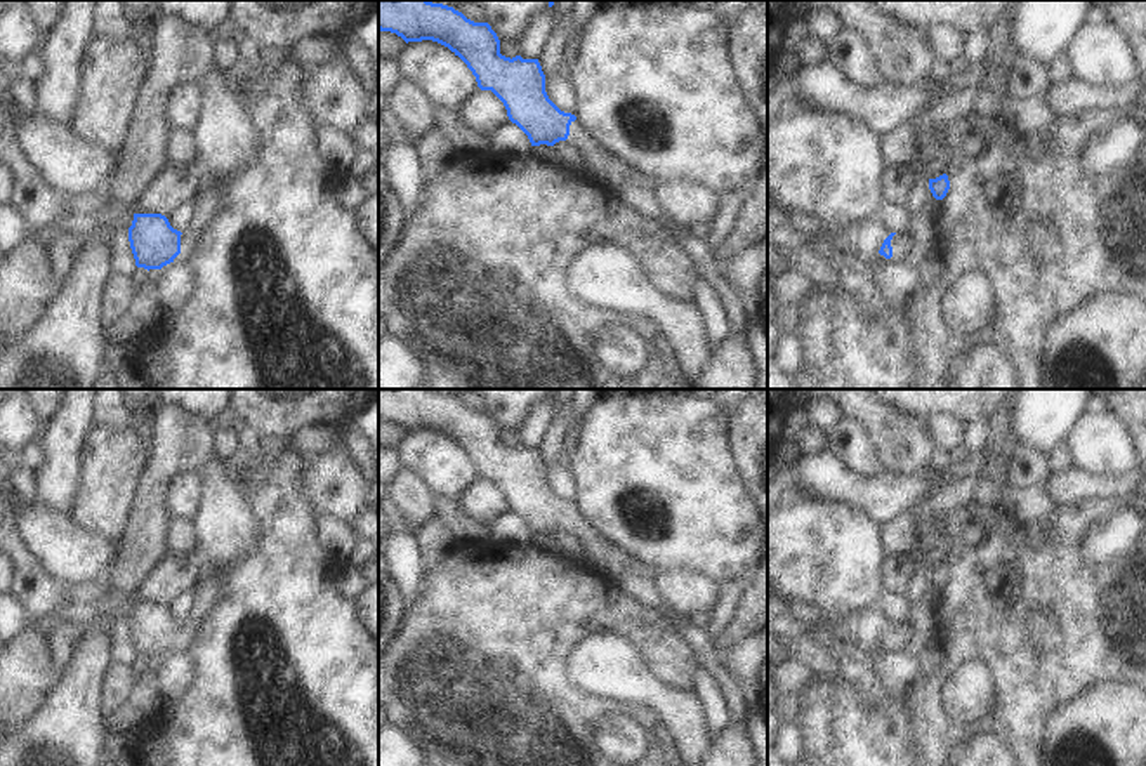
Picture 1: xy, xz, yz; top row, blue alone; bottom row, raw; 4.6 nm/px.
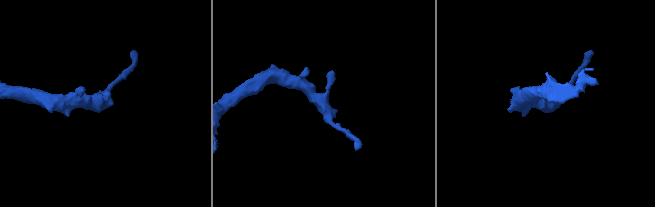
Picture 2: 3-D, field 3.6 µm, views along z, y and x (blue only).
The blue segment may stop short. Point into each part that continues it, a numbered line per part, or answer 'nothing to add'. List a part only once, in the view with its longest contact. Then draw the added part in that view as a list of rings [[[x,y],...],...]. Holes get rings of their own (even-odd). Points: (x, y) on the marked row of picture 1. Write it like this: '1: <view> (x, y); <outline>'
1: xy (190, 238); [[[188,229],[181,234],[181,254],[174,259],[174,262],[188,262],[189,255],[194,252],[198,241],[201,238],[201,231]]]

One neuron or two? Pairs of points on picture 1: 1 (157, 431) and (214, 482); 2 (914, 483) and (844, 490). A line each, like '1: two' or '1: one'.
1: two
2: one

